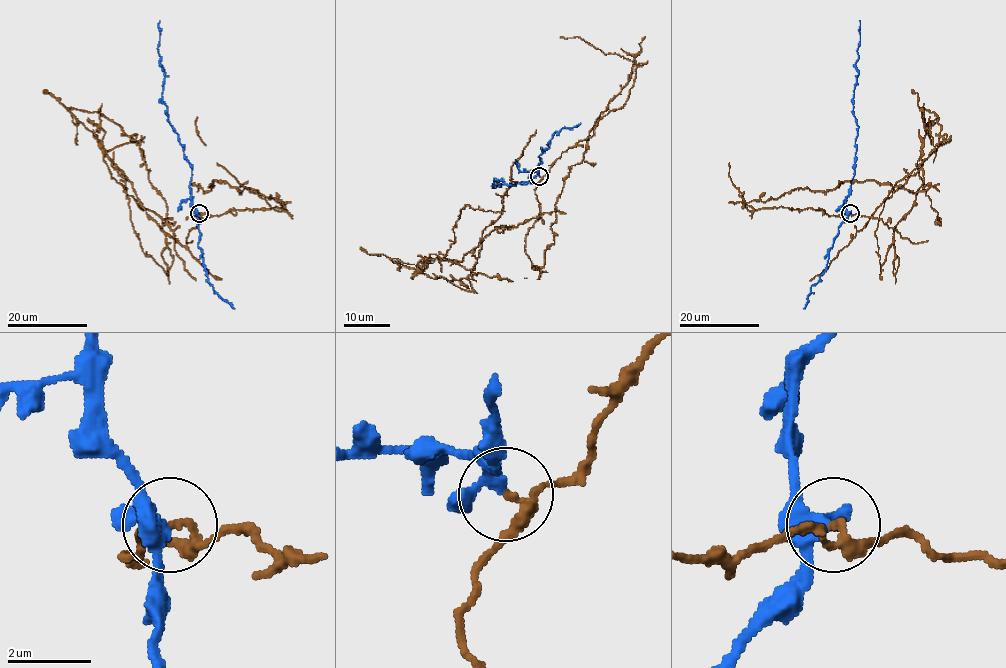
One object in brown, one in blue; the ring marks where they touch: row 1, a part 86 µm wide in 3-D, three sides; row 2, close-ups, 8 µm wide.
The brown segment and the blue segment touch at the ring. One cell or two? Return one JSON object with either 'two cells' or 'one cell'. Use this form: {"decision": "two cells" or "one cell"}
{"decision": "two cells"}

